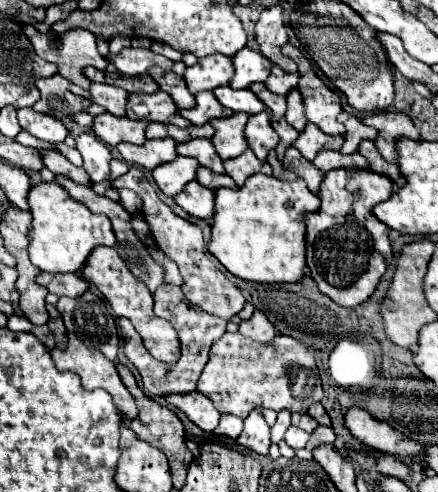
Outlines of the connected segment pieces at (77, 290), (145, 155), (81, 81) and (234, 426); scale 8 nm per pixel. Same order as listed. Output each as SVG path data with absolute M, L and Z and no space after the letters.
M40 272L36 276L36 282L44 286L48 292L56 296L82 296L84 290L88 290L88 282L78 276L78 274L50 274L50 272Z
M146 140L146 144L136 146L130 142L122 142L116 146L122 154L122 158L130 164L144 166L148 170L154 170L158 164L172 162L178 158L176 154L176 142L174 140Z
M26 24L26 26L24 26L24 32L26 32L26 36L30 38L30 42L32 42L36 54L38 54L40 58L44 58L46 62L54 62L54 64L58 66L58 72L60 72L64 78L68 78L72 84L80 86L80 88L90 88L90 86L92 86L92 82L90 82L90 80L84 76L84 72L82 72L86 66L94 66L94 68L98 68L98 70L106 70L106 66L108 66L106 58L98 54L96 42L92 42L92 38L88 36L90 32L84 30L84 28L74 28L74 30L68 30L68 32L64 32L64 34L56 34L54 30L52 30L52 32L46 32L46 34L40 34L34 26Z
M222 414L220 424L214 430L216 436L226 436L226 438L232 438L232 440L236 440L240 432L242 432L242 418L238 418L234 414Z

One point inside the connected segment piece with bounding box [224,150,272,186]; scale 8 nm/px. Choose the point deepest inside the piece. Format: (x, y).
(242, 167)

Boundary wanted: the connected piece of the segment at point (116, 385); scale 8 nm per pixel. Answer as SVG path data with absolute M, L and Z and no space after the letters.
M68 332L66 336L68 336L68 344L66 344L64 350L60 350L60 348L52 348L52 350L50 350L56 368L76 372L76 374L82 378L82 386L84 386L86 390L102 388L102 390L110 392L112 398L114 398L114 404L118 406L118 410L120 410L122 414L126 414L126 416L136 416L136 400L134 400L134 396L126 390L126 386L122 386L122 380L120 380L120 376L118 376L118 372L116 372L116 368L114 368L114 362L110 362L100 350L88 348L86 344L82 344L82 340L76 338L72 332Z

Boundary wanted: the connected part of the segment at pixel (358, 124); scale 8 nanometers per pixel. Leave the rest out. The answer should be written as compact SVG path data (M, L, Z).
M342 112L338 116L338 120L346 126L346 134L344 134L344 146L340 152L344 154L352 154L358 150L360 142L364 140L376 140L376 128L372 126L366 126L362 120L358 120L354 114L350 112Z

